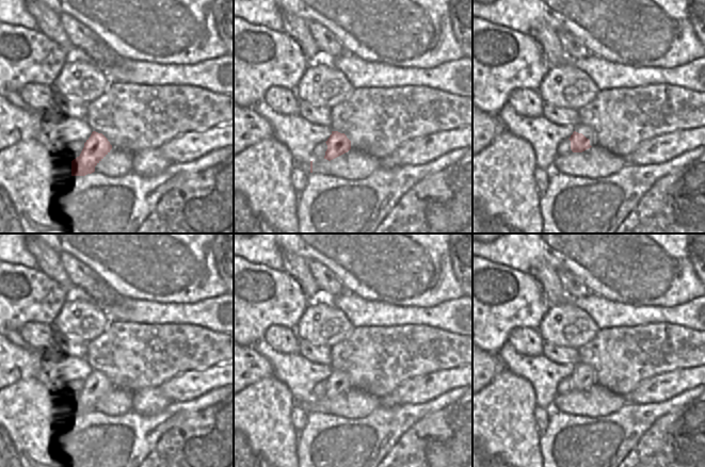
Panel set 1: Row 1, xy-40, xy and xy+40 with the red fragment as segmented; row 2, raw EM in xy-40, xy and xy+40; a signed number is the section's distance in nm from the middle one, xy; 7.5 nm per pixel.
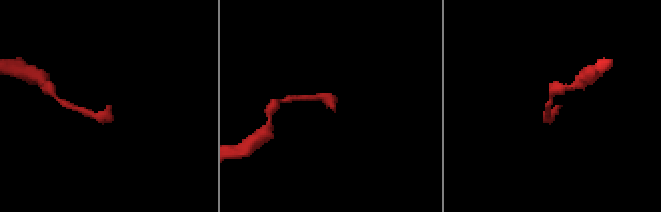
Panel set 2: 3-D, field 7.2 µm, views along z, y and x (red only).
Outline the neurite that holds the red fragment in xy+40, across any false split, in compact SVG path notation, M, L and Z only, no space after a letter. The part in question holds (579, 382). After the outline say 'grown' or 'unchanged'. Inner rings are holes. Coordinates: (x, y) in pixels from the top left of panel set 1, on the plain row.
M576 370L573 371L568 379L571 380L571 388L573 391L582 391L592 386L590 384L590 379L582 372Z; unchanged

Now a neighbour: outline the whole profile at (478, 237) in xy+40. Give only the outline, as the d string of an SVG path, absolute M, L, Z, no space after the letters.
M472 234L472 239L478 242L493 242L502 234Z

